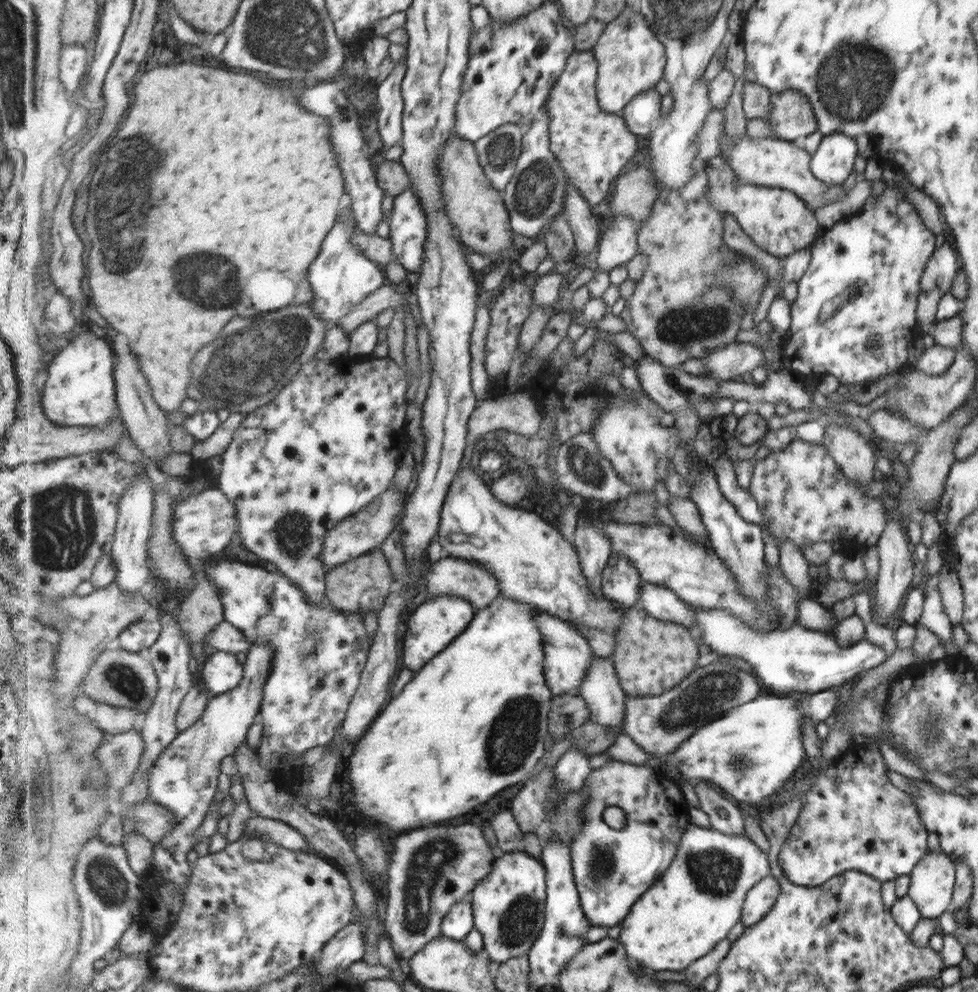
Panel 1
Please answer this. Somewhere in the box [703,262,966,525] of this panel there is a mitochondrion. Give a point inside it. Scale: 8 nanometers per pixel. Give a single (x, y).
(919, 399)

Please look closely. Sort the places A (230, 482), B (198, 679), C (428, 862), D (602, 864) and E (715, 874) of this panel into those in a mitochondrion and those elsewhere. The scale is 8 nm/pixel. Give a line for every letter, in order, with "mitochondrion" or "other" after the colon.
A: other
B: other
C: mitochondrion
D: mitochondrion
E: mitochondrion

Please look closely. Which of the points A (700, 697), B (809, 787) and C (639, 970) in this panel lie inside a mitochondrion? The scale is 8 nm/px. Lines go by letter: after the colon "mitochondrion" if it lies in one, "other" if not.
A: mitochondrion
B: other
C: other

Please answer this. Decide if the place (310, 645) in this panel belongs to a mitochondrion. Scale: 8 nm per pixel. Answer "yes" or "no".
yes

